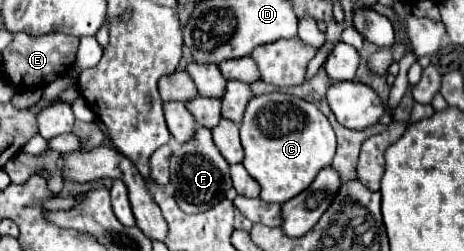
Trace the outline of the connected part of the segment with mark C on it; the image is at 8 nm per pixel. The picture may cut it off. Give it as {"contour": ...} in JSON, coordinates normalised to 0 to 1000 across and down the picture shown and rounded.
{"contour":[[[603,367],[552,382],[534,406],[517,550],[530,606],[526,669],[565,741],[560,789],[599,813],[659,757],[681,693],[716,653],[724,598],[724,542],[707,470],[677,414]]]}

